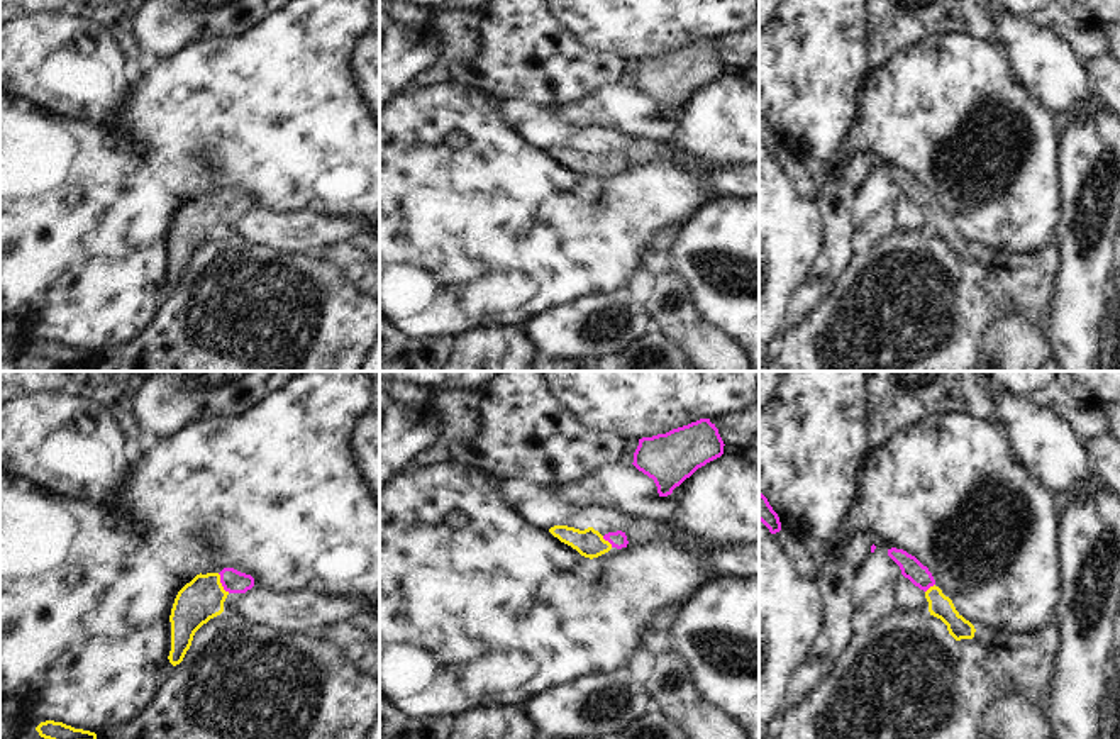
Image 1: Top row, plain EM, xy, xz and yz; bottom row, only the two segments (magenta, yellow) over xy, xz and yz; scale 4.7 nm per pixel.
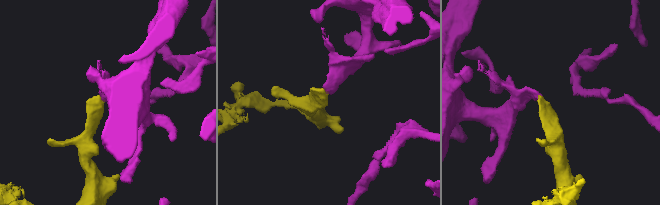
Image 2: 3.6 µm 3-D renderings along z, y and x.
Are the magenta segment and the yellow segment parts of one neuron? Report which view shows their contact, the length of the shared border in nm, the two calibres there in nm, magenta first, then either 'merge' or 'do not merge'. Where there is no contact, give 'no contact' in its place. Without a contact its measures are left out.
meets magenta in xy; contact 110 nm long; 110 nm thick on the magenta side, 200 nm on the other; merge

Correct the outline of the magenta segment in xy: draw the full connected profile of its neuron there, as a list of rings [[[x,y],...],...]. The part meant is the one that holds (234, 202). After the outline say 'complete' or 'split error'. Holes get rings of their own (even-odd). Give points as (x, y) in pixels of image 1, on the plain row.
[[[224,188],[220,193],[200,193],[186,203],[178,212],[169,236],[169,283],[176,286],[183,281],[195,253],[224,232],[229,214],[246,214],[252,207],[254,198],[234,188]]]; split error

